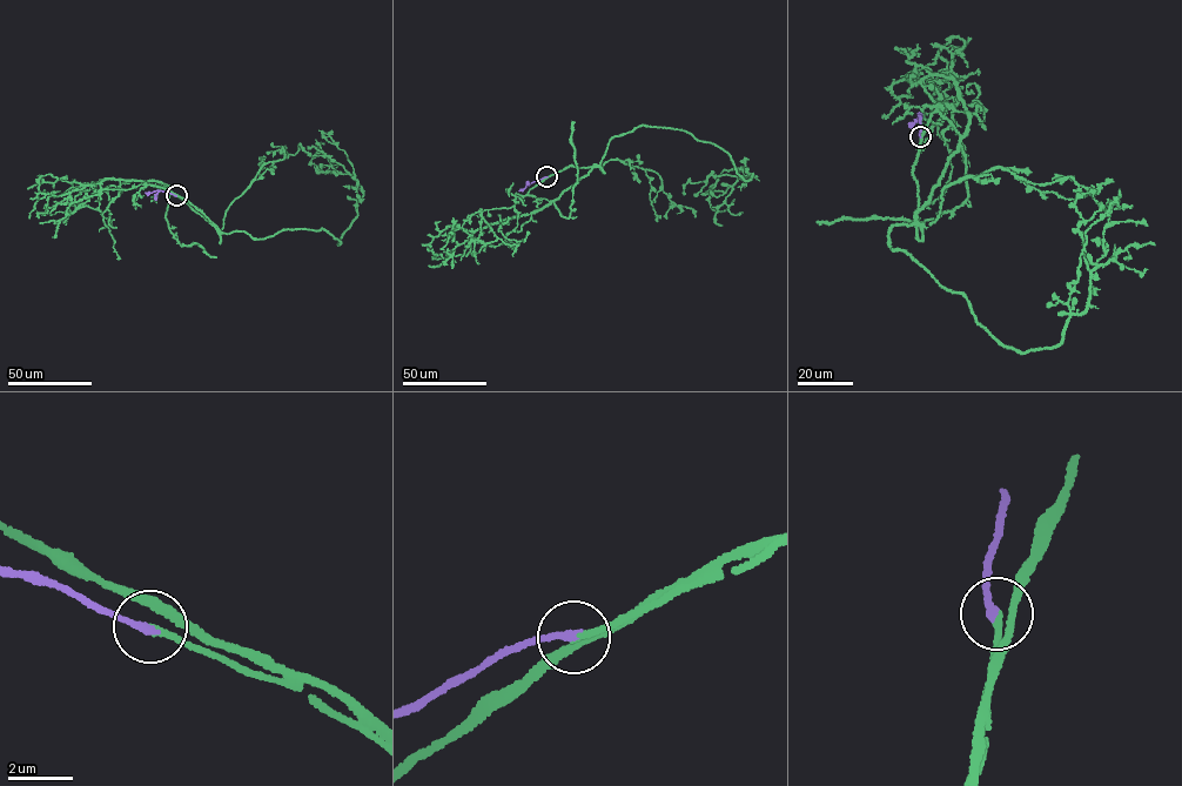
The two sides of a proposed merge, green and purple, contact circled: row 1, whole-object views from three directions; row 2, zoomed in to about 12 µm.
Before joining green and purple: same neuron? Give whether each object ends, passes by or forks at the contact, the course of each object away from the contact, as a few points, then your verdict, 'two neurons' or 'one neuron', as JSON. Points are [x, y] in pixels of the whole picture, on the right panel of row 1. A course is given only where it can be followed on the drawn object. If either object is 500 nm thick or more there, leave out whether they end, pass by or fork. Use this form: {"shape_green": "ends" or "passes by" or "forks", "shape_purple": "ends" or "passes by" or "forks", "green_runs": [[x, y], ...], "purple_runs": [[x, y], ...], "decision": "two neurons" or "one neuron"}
{"shape_green": "ends", "shape_purple": "ends", "green_runs": [[921, 136], [922, 239], [904, 223], [888, 242], [1022, 353], [1055, 347], [1086, 310], [1074, 203], [1093, 196]], "purple_runs": [[921, 136], [919, 112]], "decision": "one neuron"}

